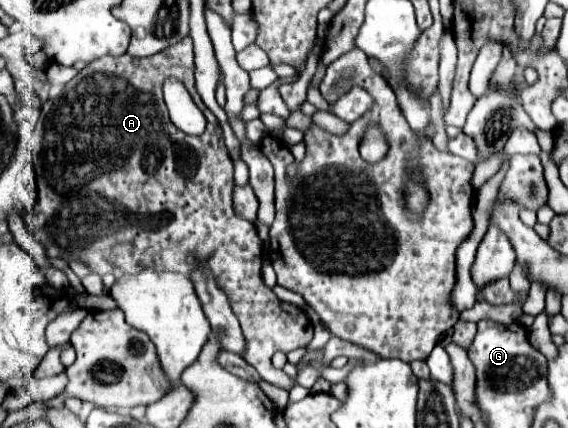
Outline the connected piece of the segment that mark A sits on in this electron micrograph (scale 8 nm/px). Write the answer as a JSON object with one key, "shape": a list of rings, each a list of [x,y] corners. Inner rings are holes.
{"shape":[[[183,38],[179,44],[149,58],[123,54],[103,56],[87,64],[65,86],[61,96],[45,102],[41,108],[41,116],[35,126],[39,146],[33,154],[33,166],[35,172],[47,176],[49,182],[41,184],[41,198],[37,206],[27,212],[25,222],[33,238],[45,246],[49,256],[61,256],[63,260],[79,258],[97,274],[113,274],[115,278],[121,278],[123,274],[137,274],[143,268],[189,274],[199,262],[211,268],[219,286],[225,290],[245,336],[242,357],[251,366],[257,366],[255,370],[265,382],[289,390],[295,380],[283,370],[275,370],[271,356],[275,352],[287,354],[291,350],[305,348],[313,340],[313,324],[301,308],[281,302],[275,292],[263,284],[261,240],[257,236],[257,228],[239,218],[233,210],[233,164],[217,118],[195,90],[193,74],[195,64],[191,38]],[[171,76],[187,86],[195,104],[205,114],[207,128],[201,136],[189,136],[177,130],[169,120],[161,86]]]}

